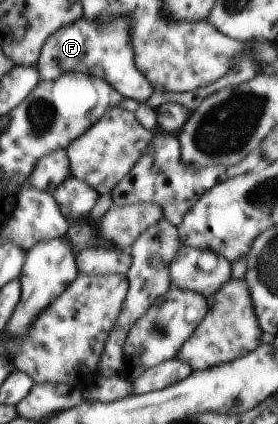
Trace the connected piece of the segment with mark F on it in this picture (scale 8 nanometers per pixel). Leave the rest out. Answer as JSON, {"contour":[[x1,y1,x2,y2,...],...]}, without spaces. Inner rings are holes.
{"contour":[[130,16,112,19,102,24,79,18,69,26,63,26,49,35,39,54,35,69,40,81,52,82,65,72,81,72,105,80,123,96,138,101,139,105,153,93,153,87,146,76,139,71,130,43]]}

